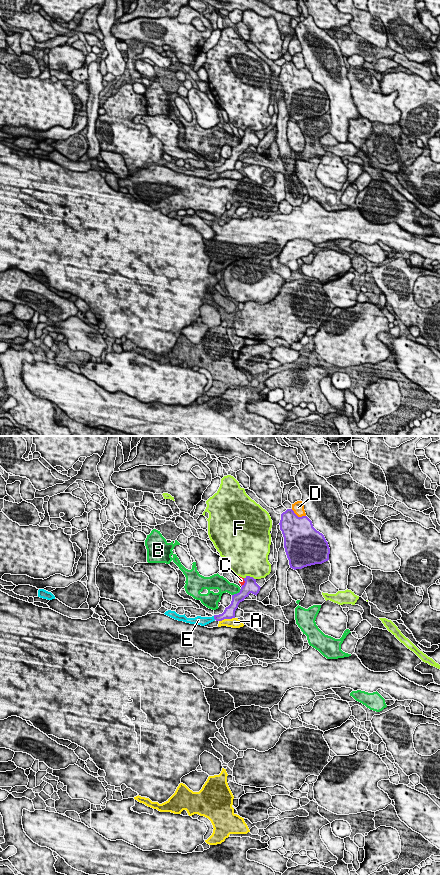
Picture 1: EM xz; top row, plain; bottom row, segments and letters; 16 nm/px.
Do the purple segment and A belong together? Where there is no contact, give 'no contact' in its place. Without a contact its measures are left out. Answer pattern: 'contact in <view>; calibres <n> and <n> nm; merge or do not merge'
contact in xz; calibres 190 and 160 nm; do not merge

